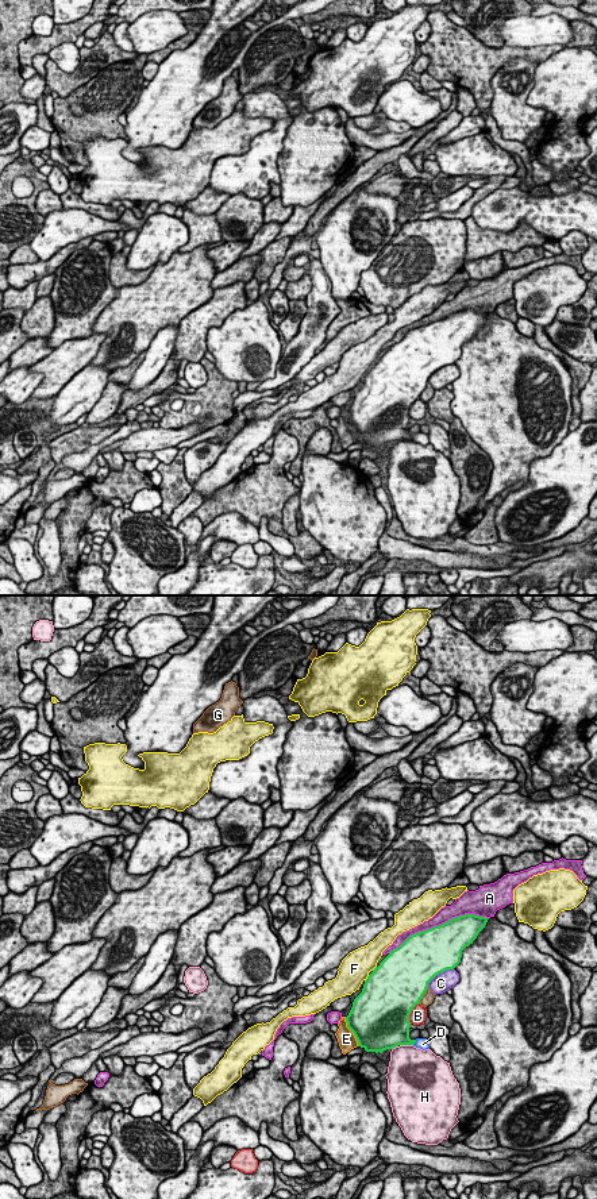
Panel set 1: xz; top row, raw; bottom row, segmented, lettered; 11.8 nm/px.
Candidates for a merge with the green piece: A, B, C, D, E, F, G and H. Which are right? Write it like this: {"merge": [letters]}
{"merge": ["D"]}

